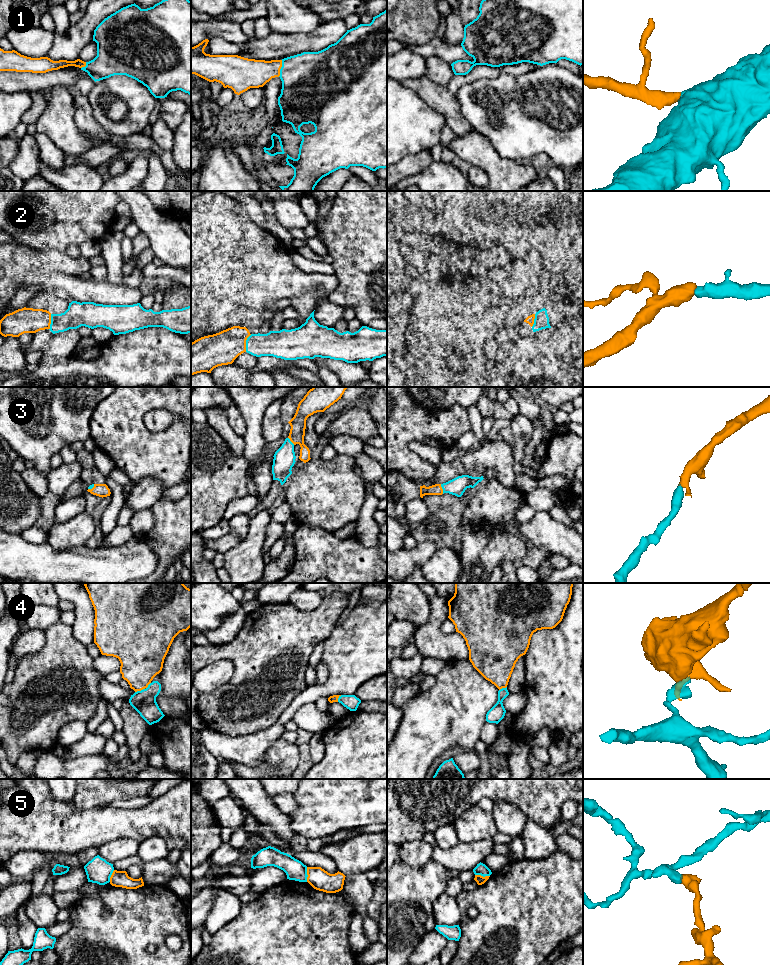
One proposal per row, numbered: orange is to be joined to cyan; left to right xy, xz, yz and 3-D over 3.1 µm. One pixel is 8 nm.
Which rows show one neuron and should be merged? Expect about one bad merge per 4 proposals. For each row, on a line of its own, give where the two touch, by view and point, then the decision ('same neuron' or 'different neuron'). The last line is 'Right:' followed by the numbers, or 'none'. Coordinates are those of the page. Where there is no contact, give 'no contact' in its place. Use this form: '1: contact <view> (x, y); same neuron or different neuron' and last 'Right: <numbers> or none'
1: contact xz (281, 68); same neuron
2: contact xz (246, 343); same neuron
3: contact yz (442, 488); same neuron
4: contact xy (139, 691); different neuron
5: contact xz (306, 874); different neuron
Right: 1, 2, 3

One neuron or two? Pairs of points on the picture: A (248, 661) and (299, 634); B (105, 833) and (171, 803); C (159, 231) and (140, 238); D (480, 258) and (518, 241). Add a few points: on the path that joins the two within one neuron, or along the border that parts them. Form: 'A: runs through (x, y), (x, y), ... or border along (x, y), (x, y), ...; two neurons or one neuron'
A: runs through (261, 659), (286, 636); one neuron
B: runs through (121, 824), (140, 824), (155, 819); one neuron
C: border along (140, 230), (146, 235), (150, 246); two neurons
D: border along (492, 244), (499, 244), (510, 260); two neurons

